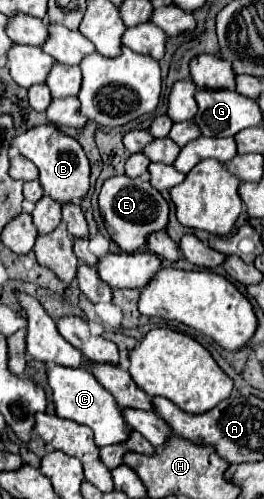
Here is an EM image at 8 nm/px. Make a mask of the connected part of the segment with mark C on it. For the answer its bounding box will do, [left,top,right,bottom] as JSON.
[48,365,132,447]

